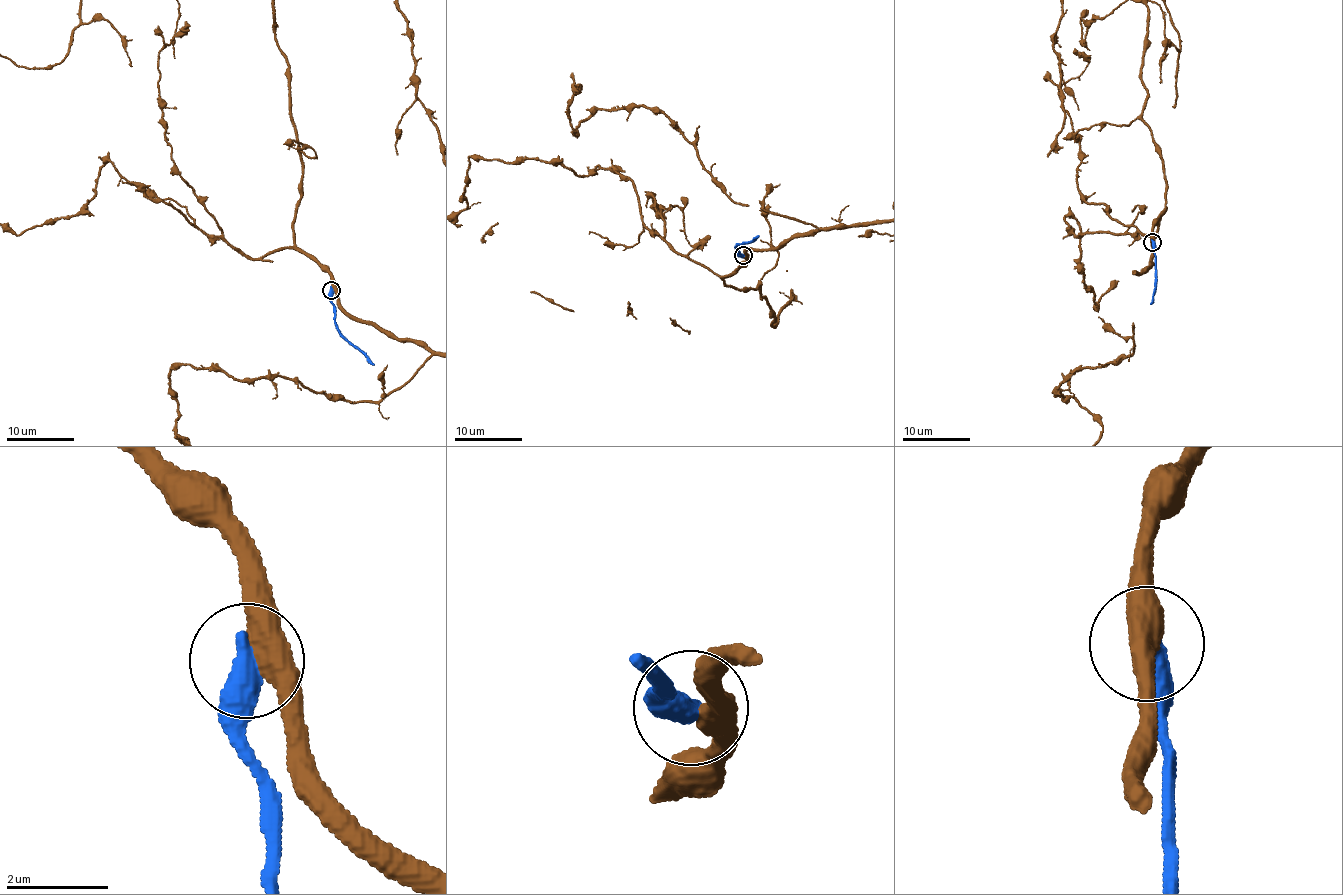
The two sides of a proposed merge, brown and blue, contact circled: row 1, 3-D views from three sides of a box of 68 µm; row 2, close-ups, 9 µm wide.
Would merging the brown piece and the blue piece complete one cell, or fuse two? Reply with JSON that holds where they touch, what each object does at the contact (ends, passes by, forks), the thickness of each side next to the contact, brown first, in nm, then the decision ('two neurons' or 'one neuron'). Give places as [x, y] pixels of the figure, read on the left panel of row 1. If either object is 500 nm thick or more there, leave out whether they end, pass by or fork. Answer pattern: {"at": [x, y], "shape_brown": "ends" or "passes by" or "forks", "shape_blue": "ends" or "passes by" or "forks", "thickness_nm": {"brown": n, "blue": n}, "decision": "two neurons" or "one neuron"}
{"at": [331, 290], "thickness_nm": {"brown": 480, "blue": 550}, "decision": "two neurons"}

